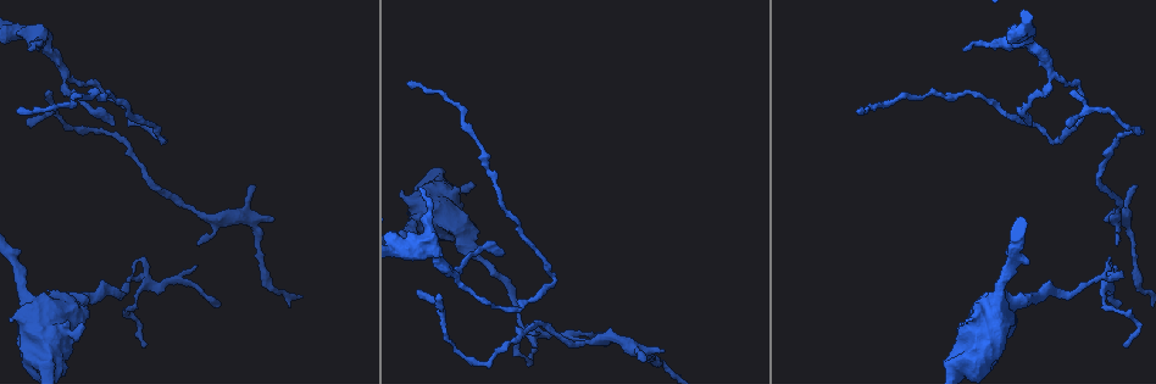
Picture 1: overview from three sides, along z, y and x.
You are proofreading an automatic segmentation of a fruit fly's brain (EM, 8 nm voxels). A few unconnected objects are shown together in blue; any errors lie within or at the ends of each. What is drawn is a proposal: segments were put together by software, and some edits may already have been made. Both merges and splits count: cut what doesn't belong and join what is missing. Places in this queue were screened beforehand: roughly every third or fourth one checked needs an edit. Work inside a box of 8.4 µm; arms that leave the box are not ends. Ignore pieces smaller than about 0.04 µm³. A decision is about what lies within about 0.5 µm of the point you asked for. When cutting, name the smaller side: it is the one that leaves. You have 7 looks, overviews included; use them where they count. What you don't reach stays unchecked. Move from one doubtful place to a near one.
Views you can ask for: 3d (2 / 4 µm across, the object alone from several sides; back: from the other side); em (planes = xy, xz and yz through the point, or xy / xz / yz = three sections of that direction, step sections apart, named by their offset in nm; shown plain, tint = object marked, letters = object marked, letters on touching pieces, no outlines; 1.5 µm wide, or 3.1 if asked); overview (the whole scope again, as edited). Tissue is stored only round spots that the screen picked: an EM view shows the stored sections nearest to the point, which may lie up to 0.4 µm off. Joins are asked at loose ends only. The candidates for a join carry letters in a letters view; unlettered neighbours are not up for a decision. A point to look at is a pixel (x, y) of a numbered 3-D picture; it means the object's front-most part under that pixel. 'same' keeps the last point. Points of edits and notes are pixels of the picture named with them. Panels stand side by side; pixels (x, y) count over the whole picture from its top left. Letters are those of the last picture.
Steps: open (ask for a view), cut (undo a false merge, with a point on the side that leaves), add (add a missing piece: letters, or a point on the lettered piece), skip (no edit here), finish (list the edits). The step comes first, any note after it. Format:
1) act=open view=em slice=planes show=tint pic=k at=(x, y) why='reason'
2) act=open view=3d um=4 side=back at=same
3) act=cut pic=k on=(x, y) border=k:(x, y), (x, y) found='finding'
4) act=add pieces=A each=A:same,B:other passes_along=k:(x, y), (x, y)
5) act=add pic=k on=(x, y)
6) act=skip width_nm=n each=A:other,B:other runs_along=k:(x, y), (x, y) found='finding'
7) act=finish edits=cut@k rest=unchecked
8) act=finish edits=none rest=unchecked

act=open view=3d um=4 pic=1 at=(406, 83)

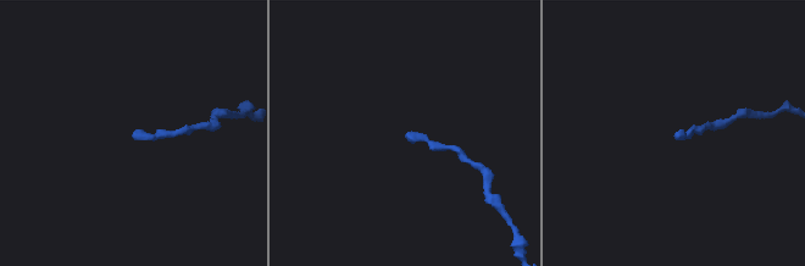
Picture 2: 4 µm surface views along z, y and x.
act=open view=em slice=xz step=4 show=letters pic=2 at=(132, 135) why='need the tissue'

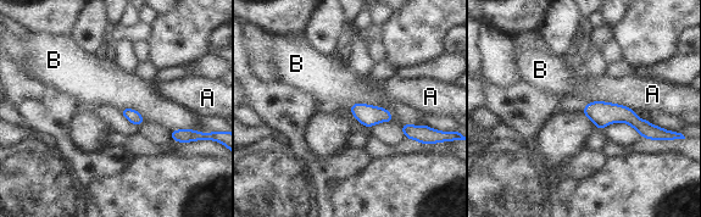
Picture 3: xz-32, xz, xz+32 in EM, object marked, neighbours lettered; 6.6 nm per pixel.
act=open view=em slice=planes show=letters at=same

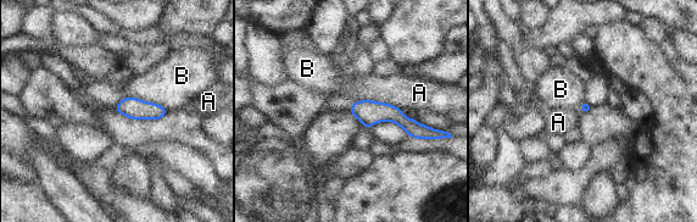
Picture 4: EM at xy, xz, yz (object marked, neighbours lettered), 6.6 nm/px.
act=skip each=A:other,B:other border=4:(123, 96), (152, 101), (168, 111) found='no lettered piece goes on from it'

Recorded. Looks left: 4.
act=open view=em slice=xy step=4 show=tint pic=1 at=(1118, 307)

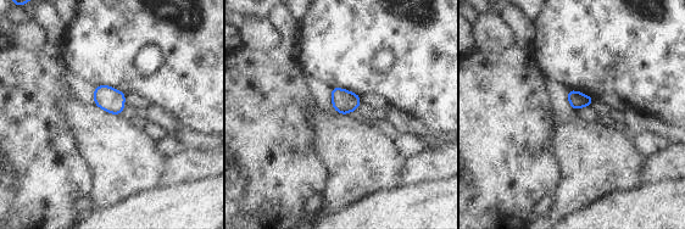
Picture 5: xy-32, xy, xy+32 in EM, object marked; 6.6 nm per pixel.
act=open view=em slice=planes show=letters at=same

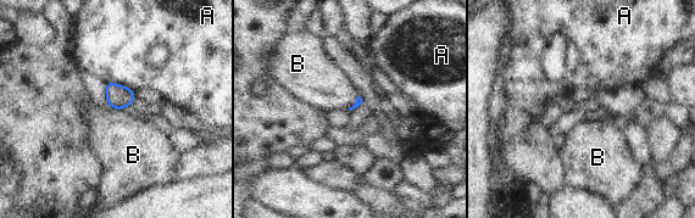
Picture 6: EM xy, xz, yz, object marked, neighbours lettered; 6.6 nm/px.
act=skip each=A:other,B:other border=6:(109, 104), (121, 110) found='none of them fits'

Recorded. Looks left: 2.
act=open view=em slice=planes show=letters pic=1 at=(1109, 258)

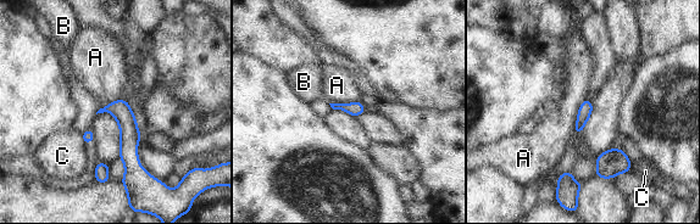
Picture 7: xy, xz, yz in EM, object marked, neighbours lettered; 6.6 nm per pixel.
act=skip width_nm=90 each=A:other,B:other,C:other runs_along=7:(118, 102), (128, 126), (128, 179) found='no lettered piece goes on from it'

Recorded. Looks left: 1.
act=finish edits=none rest=unchecked

